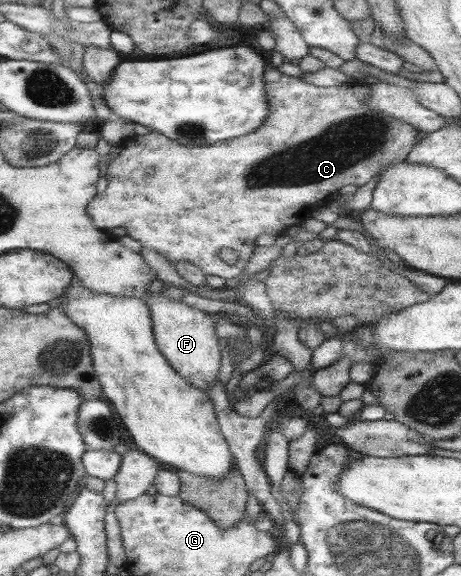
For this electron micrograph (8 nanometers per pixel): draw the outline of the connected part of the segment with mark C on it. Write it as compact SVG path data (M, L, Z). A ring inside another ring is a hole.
M281 75L278 80L264 83L265 96L268 104L268 115L263 124L254 130L251 134L238 136L237 138L226 139L217 144L211 144L199 148L199 146L179 146L170 138L163 136L155 131L150 131L145 135L132 134L121 146L119 156L113 158L107 164L105 190L95 193L93 198L86 204L85 214L97 229L108 232L112 228L122 228L126 236L133 238L142 248L153 250L160 254L169 265L185 262L197 267L203 275L218 276L227 279L239 277L243 274L243 268L246 266L249 258L252 256L254 244L260 234L271 234L278 236L284 230L291 226L299 226L311 213L313 208L317 208L321 202L326 202L342 186L354 184L363 186L373 176L379 174L386 166L406 160L407 153L413 148L415 135L418 133L415 126L391 118L388 114L381 111L370 110L368 105L368 96L370 95L369 84L351 84L349 82L341 83L335 86L315 86L309 84L299 77ZM222 248L228 248L233 253L237 253L237 260L230 267L225 266L218 259L219 251Z

